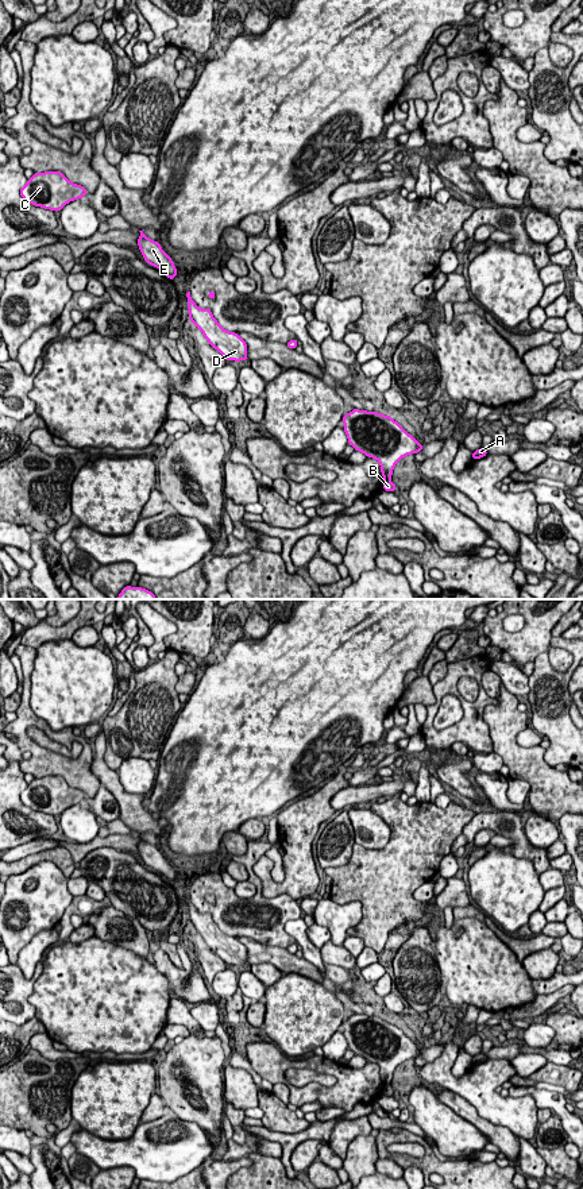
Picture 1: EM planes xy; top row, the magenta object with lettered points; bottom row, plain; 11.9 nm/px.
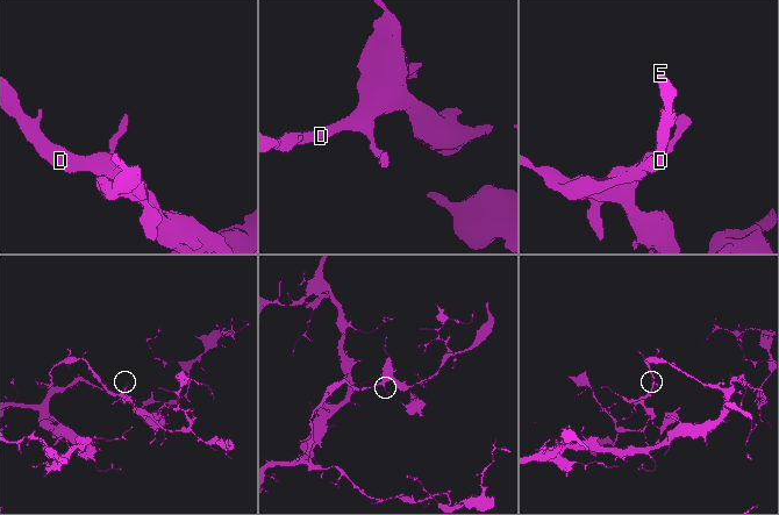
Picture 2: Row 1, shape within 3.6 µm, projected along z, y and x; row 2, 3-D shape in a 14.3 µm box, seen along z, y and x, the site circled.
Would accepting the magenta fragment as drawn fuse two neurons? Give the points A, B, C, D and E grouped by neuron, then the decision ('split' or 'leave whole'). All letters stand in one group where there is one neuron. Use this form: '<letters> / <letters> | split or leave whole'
A C D E / B | split

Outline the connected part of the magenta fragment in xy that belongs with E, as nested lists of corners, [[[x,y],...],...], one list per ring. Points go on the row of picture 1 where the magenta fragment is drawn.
[[[139,231],[140,236],[138,239],[139,250],[144,258],[144,260],[159,269],[167,278],[173,281],[177,275],[177,269],[171,258],[162,250],[158,242],[151,240],[147,238],[143,231]]]

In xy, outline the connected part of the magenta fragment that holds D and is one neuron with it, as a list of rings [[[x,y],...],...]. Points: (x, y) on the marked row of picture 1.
[[[190,292],[186,293],[189,319],[197,327],[208,343],[217,350],[227,360],[248,360],[247,344],[235,332],[225,331],[220,327],[213,317],[211,309],[201,309],[190,297]]]

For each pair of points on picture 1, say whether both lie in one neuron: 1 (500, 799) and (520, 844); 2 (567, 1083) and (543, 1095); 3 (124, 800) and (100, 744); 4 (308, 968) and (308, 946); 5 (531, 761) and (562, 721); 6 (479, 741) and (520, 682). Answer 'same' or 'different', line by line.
1: different
2: different
3: same
4: different
5: different
6: different

